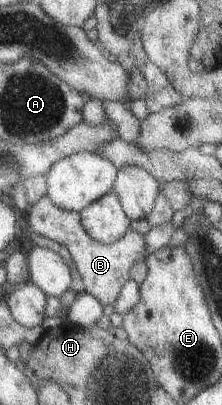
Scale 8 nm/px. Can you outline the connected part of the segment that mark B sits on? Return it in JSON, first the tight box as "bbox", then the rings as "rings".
{"bbox":[26,194,149,306],"rings":[[[46,194],[27,210],[26,220],[26,225],[33,232],[50,238],[68,249],[84,283],[85,292],[95,296],[105,306],[115,304],[120,297],[121,289],[131,279],[133,266],[136,262],[145,261],[149,254],[145,235],[131,229],[119,241],[111,244],[97,242],[87,234],[80,212],[59,208]]]}

